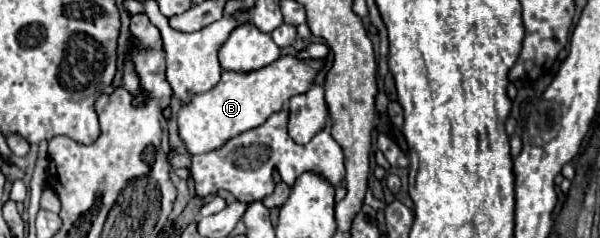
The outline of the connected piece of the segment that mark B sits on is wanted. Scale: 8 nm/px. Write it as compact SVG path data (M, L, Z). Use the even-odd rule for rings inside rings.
M281 56L273 64L249 74L223 72L221 80L209 92L195 94L187 104L181 104L177 126L183 146L191 156L207 154L219 150L229 138L261 126L273 112L285 108L291 96L309 90L321 66L323 60L301 62L295 56Z

